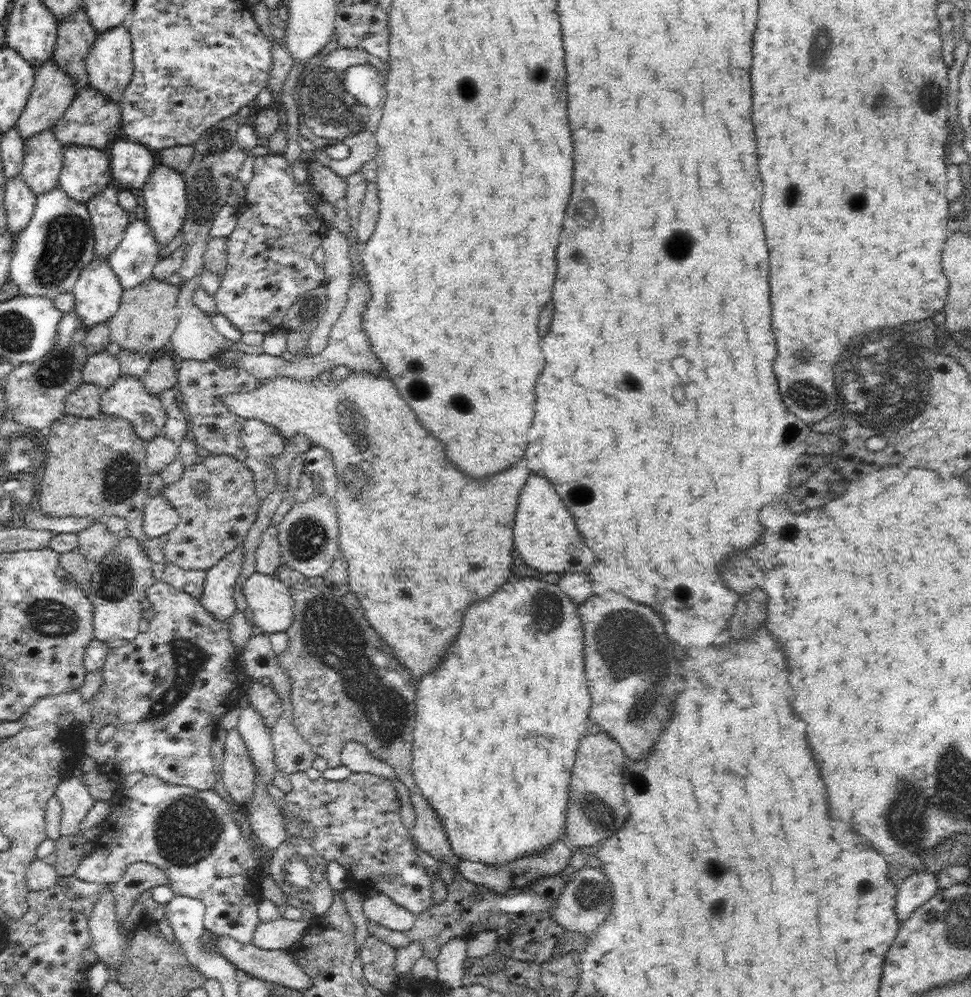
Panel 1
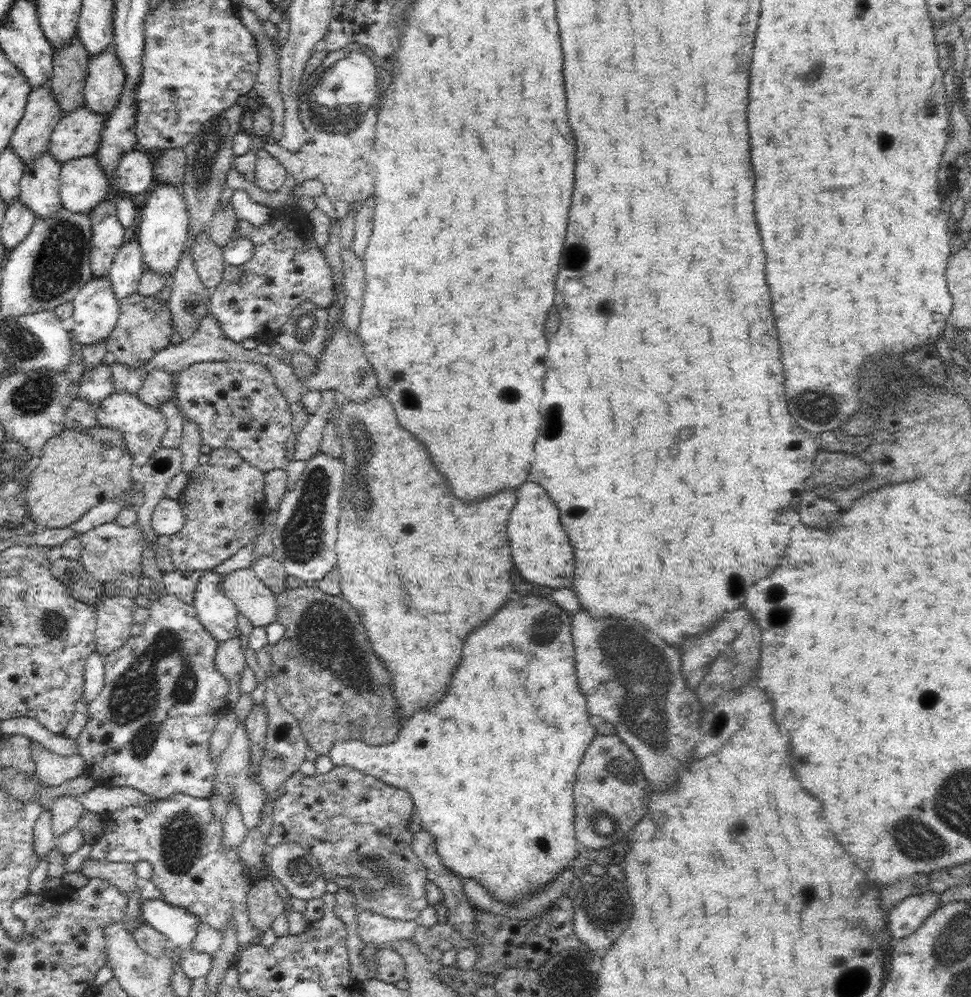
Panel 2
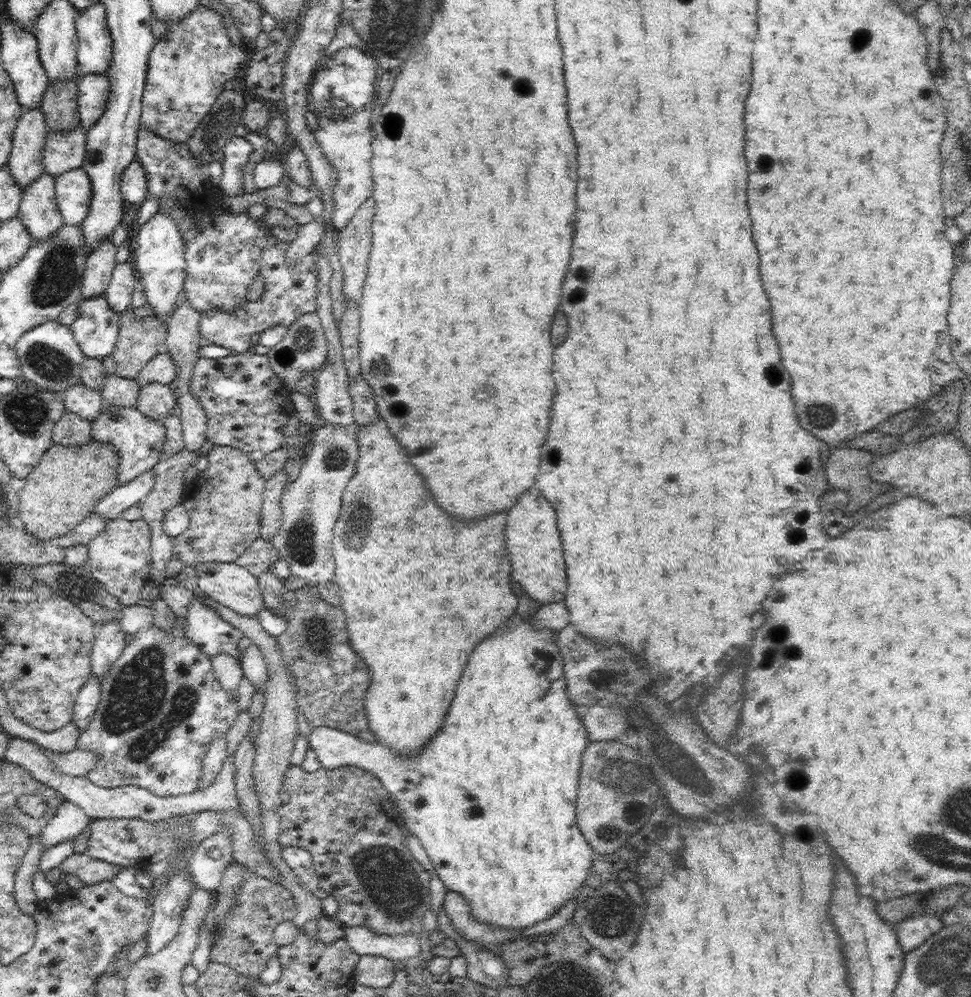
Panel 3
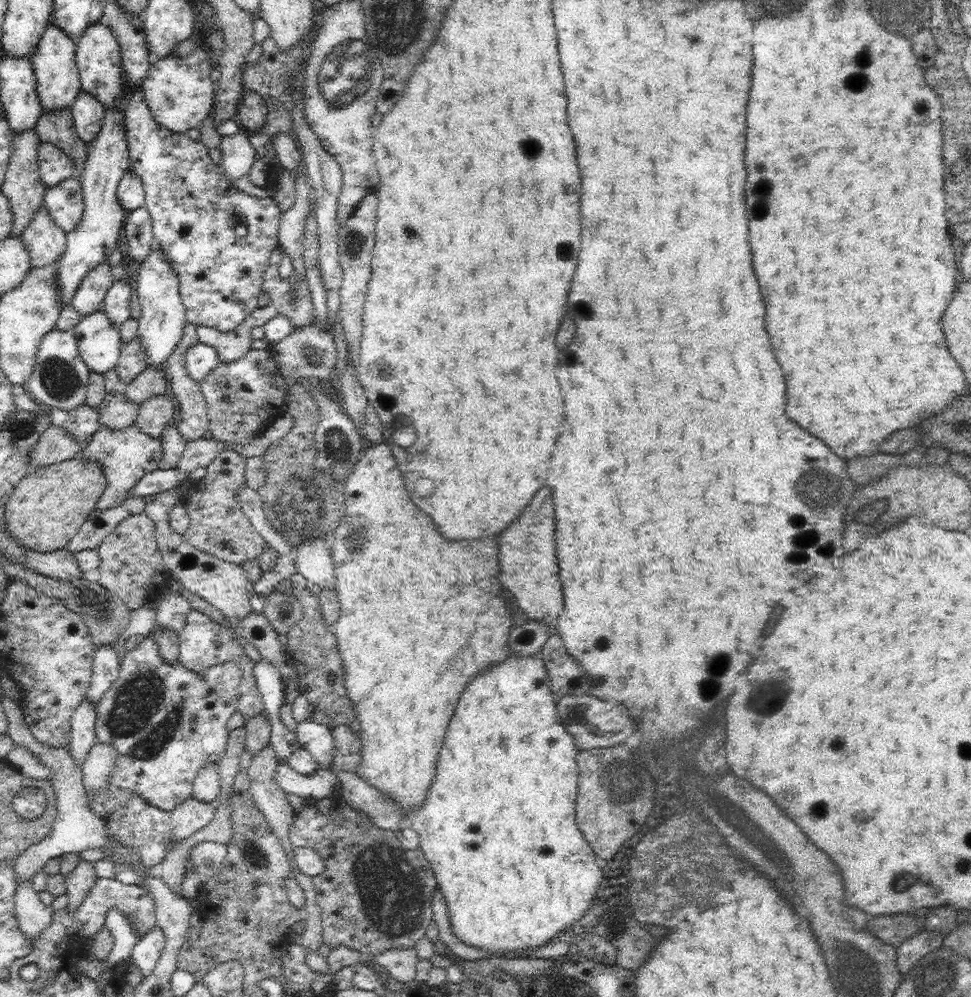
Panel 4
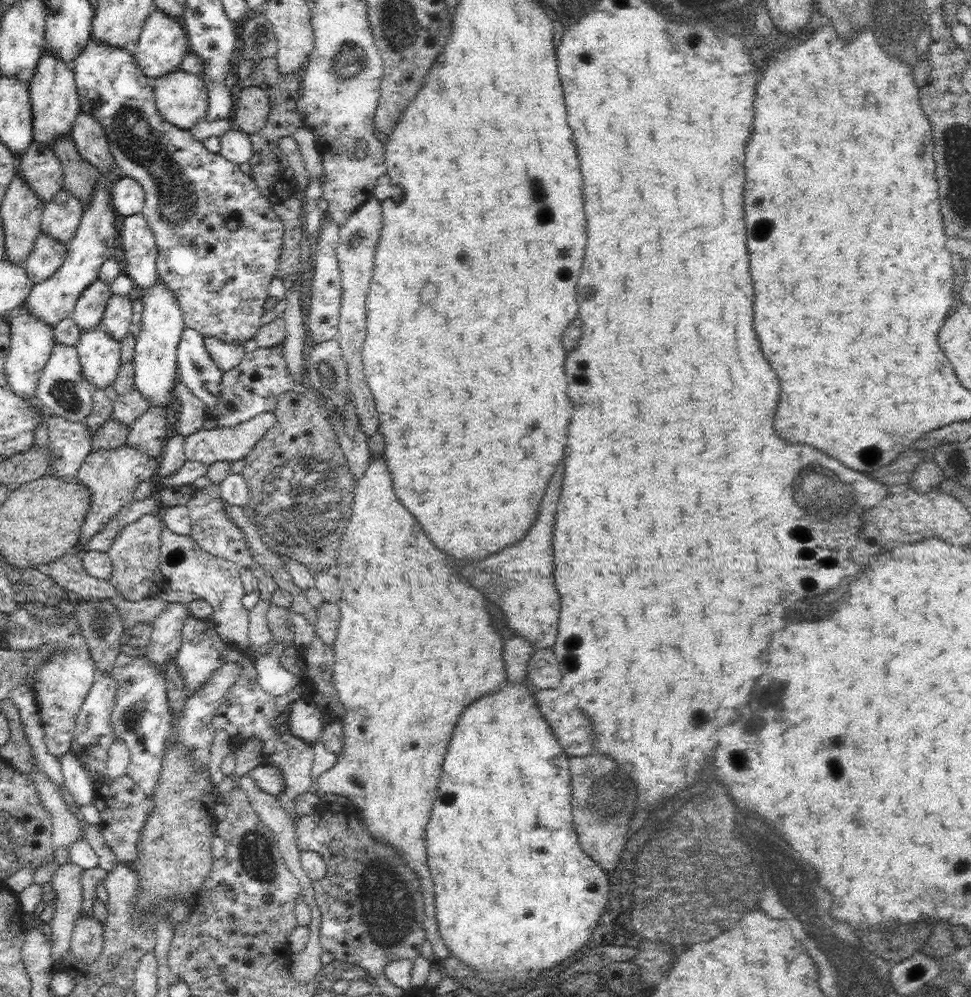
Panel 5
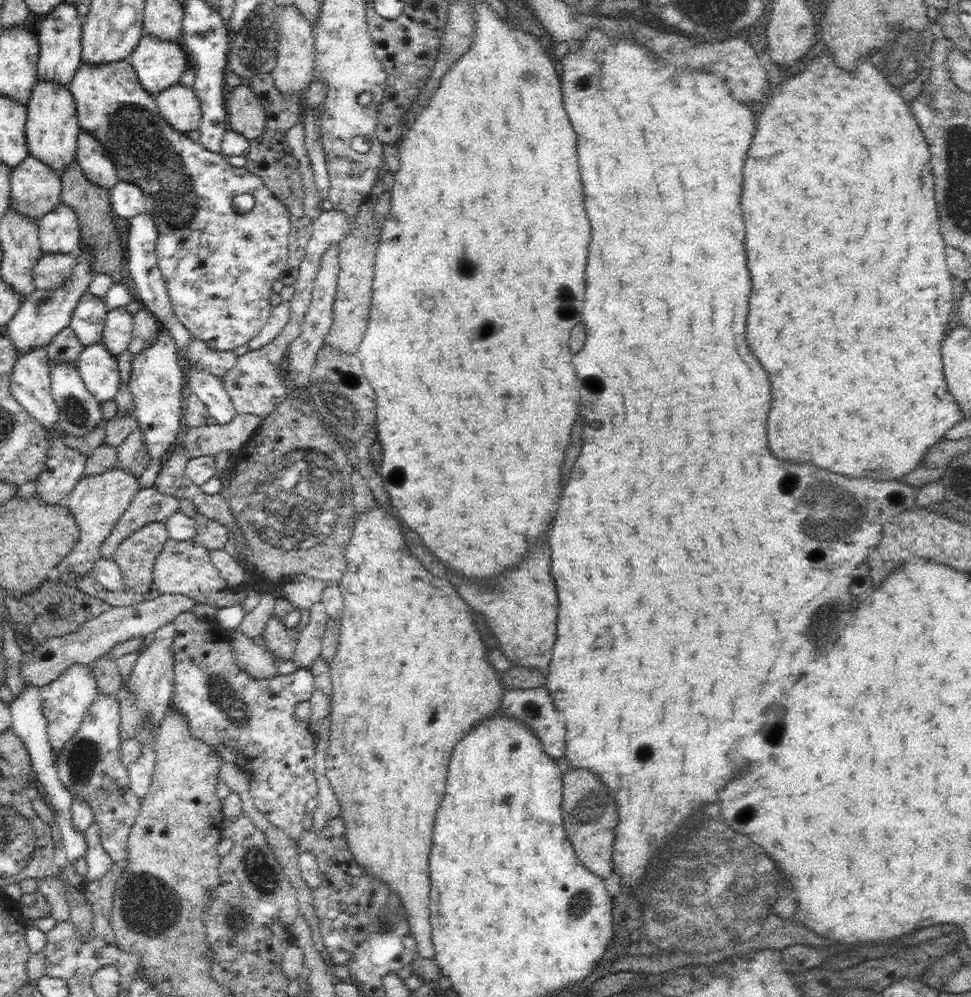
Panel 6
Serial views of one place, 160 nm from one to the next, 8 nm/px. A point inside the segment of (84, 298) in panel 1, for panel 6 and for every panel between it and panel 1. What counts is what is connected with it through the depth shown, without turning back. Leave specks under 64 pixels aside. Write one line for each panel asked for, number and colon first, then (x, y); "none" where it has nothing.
2: (96, 309)
3: (96, 326)
4: (99, 342)
5: (99, 353)
6: (98, 368)

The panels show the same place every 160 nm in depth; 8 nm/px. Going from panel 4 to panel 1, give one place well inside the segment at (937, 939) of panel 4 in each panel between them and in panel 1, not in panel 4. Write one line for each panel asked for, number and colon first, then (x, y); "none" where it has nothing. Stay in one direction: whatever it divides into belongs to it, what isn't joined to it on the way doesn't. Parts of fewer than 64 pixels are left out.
1: (917, 889)
2: (903, 920)
3: (912, 931)

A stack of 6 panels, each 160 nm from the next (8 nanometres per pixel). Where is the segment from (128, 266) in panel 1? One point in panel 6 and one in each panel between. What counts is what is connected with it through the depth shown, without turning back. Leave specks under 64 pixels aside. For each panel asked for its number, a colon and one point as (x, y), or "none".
2: (126, 270)
3: (119, 292)
4: (117, 303)
5: (117, 318)
6: (117, 333)

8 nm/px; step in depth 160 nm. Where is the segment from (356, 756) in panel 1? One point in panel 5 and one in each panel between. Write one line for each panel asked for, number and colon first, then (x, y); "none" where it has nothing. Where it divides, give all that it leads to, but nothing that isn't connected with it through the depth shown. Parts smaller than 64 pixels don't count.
2: (491, 771)
3: (492, 797)
4: (498, 828)
5: (514, 892)

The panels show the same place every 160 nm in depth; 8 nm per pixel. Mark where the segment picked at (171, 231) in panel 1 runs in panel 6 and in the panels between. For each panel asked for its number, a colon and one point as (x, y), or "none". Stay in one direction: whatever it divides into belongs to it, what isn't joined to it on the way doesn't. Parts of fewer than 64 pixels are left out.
2: (164, 228)
3: (158, 250)
4: (161, 324)
5: (155, 357)
6: (157, 386)

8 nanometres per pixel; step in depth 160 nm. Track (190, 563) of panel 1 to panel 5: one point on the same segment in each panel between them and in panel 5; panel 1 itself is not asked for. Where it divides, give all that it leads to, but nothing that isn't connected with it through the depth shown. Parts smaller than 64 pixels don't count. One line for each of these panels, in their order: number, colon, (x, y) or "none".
2: (224, 502)
3: (224, 502)
4: (218, 526)
5: (211, 528)

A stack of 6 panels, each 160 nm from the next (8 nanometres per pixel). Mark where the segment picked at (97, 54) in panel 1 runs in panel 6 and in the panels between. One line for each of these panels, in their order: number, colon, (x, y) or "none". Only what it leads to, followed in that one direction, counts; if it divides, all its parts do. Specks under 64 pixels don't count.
2: (105, 79)
3: (93, 92)
4: (88, 112)
5: (88, 134)
6: (92, 157)

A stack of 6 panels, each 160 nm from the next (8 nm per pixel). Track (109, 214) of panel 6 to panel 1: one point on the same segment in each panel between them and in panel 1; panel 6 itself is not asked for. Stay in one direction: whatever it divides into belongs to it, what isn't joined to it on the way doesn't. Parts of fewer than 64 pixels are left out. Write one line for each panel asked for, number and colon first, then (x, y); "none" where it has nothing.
1: (75, 36)
2: (70, 62)
3: (59, 104)
4: (57, 127)
5: (80, 178)

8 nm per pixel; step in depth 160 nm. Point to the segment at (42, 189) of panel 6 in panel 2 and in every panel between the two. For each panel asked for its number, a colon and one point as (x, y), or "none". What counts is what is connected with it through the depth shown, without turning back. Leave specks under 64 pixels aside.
2: (78, 133)
3: (65, 150)
4: (55, 166)
5: (39, 167)

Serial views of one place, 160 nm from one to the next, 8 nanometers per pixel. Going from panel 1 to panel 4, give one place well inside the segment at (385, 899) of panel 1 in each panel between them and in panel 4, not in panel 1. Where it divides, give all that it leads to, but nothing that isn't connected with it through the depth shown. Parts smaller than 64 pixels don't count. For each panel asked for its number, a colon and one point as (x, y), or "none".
2: (372, 927)
3: (362, 940)
4: (401, 963)

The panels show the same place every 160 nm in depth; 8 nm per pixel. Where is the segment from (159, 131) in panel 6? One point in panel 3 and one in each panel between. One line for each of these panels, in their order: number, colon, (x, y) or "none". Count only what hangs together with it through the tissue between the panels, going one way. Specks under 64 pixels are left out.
3: (223, 253)
4: (219, 240)
5: (219, 241)

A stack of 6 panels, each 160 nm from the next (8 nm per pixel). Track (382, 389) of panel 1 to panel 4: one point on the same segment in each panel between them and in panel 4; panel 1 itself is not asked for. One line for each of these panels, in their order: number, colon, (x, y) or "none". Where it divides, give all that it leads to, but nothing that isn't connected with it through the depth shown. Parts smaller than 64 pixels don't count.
2: (420, 592)
3: (419, 591)
4: (417, 620)

